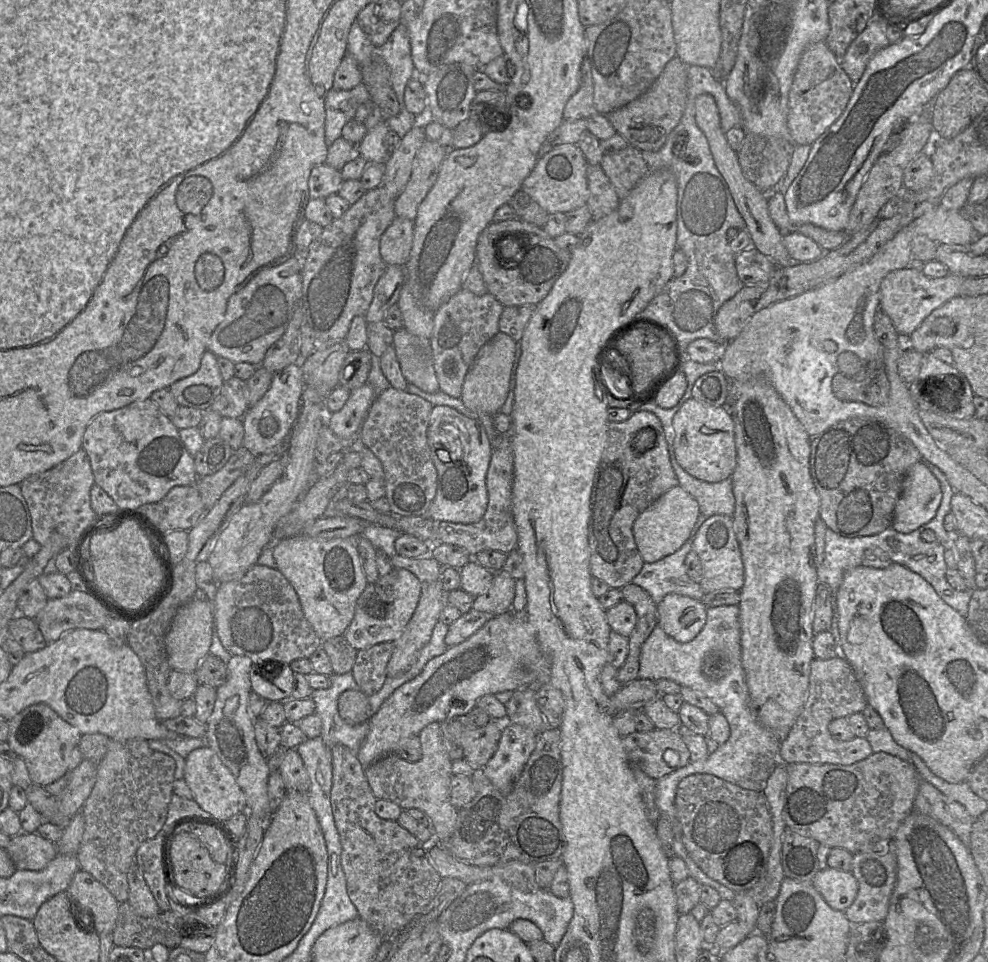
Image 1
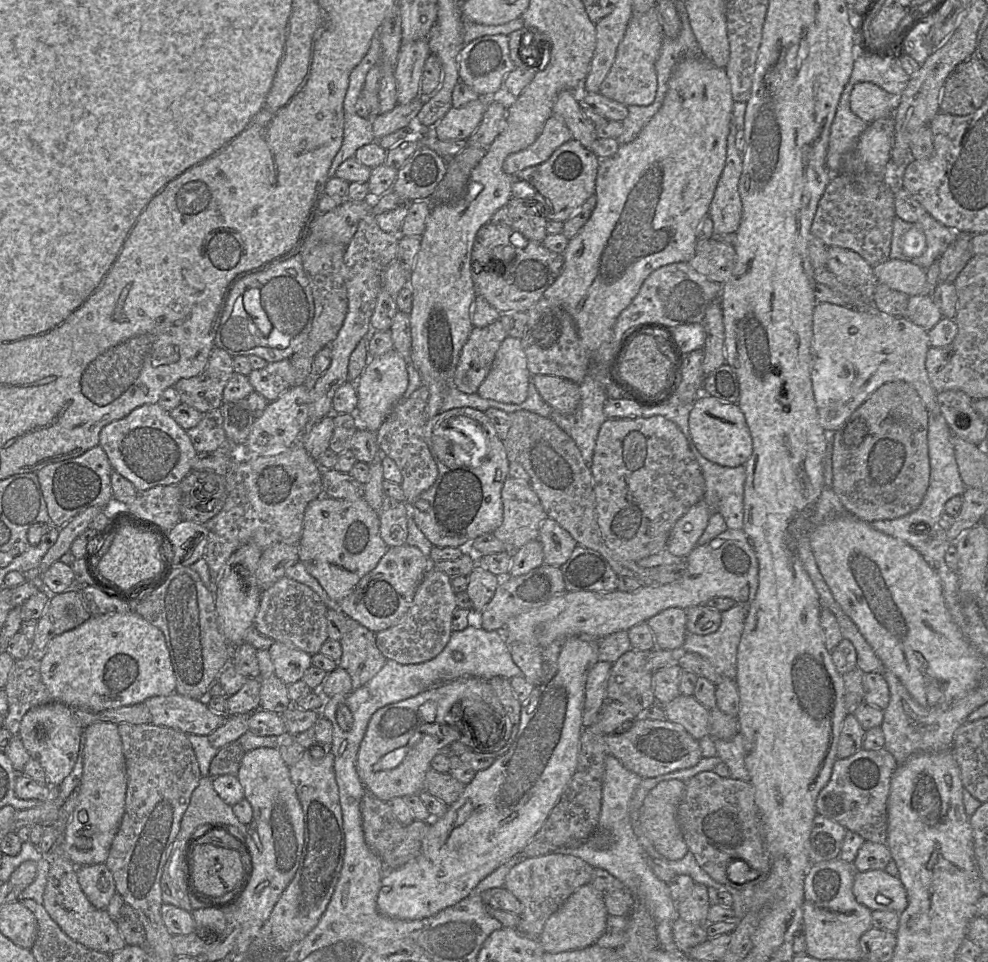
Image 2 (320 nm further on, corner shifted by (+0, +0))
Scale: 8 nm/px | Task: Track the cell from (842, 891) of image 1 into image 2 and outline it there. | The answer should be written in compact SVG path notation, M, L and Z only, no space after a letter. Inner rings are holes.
M884 870L856 872L852 891L856 901L872 911L900 914L908 905L907 893L900 879Z

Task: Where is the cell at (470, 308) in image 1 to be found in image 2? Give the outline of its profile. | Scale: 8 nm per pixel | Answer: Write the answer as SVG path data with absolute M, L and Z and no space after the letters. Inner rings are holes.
M500 319L485 327L474 327L461 350L451 384L463 393L477 393L507 336Z

